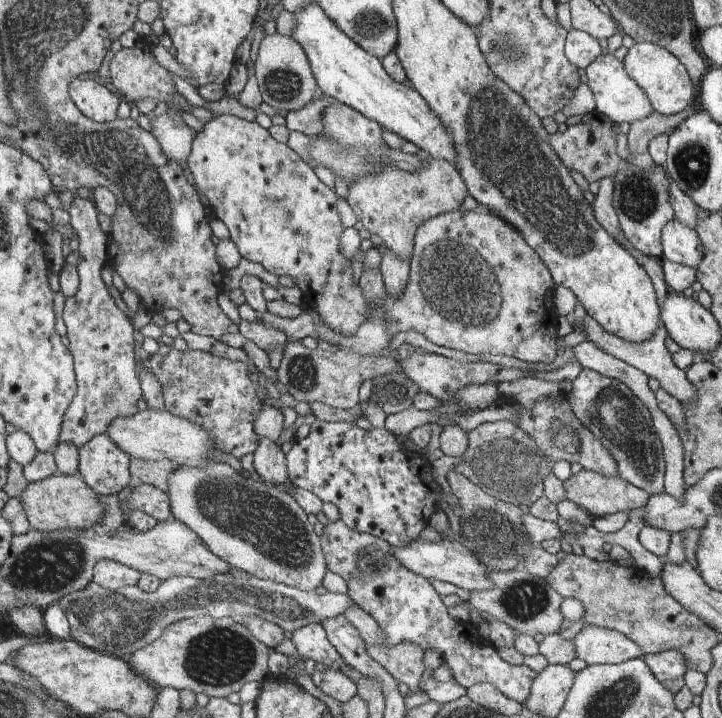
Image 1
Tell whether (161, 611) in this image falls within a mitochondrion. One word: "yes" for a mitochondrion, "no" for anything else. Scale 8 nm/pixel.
yes

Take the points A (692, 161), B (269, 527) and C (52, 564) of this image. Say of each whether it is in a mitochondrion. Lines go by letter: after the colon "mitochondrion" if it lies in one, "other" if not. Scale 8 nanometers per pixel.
A: mitochondrion
B: mitochondrion
C: mitochondrion

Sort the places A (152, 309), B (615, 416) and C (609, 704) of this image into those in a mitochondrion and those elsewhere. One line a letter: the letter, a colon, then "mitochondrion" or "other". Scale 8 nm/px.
A: other
B: mitochondrion
C: mitochondrion

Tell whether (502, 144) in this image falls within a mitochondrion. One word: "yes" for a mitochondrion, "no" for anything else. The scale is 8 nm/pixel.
yes

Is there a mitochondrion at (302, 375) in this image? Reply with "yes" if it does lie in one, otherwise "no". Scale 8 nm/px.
yes

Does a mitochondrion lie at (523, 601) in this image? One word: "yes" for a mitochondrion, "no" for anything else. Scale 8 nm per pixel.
yes

